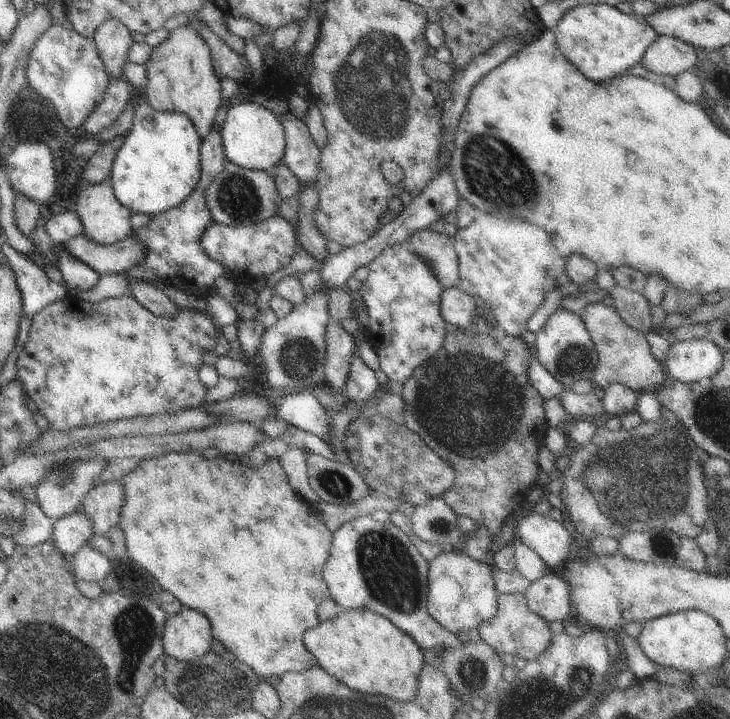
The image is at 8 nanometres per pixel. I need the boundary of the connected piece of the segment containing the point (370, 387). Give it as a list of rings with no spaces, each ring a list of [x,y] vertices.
[[[353,355],[342,393],[354,402],[366,402],[374,396],[378,388],[375,370],[369,368],[359,355]]]

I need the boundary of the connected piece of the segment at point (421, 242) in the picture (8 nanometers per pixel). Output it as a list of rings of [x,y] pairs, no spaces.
[[[422,228],[408,238],[407,245],[426,259],[444,290],[459,286],[459,262],[453,239],[431,228]]]

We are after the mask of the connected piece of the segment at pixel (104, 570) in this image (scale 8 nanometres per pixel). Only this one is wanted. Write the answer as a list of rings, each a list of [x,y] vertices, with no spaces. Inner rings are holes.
[[[89,544],[70,558],[71,568],[76,574],[75,578],[88,580],[88,582],[98,583],[104,580],[112,570],[110,564],[112,559],[108,554],[94,550]]]

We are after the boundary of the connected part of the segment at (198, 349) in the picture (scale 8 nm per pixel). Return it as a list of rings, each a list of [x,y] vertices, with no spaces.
[[[66,296],[62,300],[56,300],[56,302],[48,304],[46,308],[42,308],[34,314],[32,325],[29,328],[28,342],[26,342],[26,346],[24,346],[15,362],[18,384],[22,384],[22,390],[24,390],[26,396],[34,401],[38,412],[46,418],[50,429],[70,430],[80,428],[80,426],[94,426],[94,424],[102,422],[174,414],[174,412],[180,412],[181,410],[192,410],[192,408],[204,406],[208,388],[198,377],[198,372],[204,364],[203,354],[210,350],[214,351],[218,338],[221,336],[221,332],[214,326],[214,322],[208,314],[178,307],[176,316],[156,316],[150,310],[144,308],[133,296],[108,298],[108,300],[102,300],[102,302],[86,302],[86,300],[82,300],[82,302],[76,300],[74,302],[70,299],[72,298]]]

